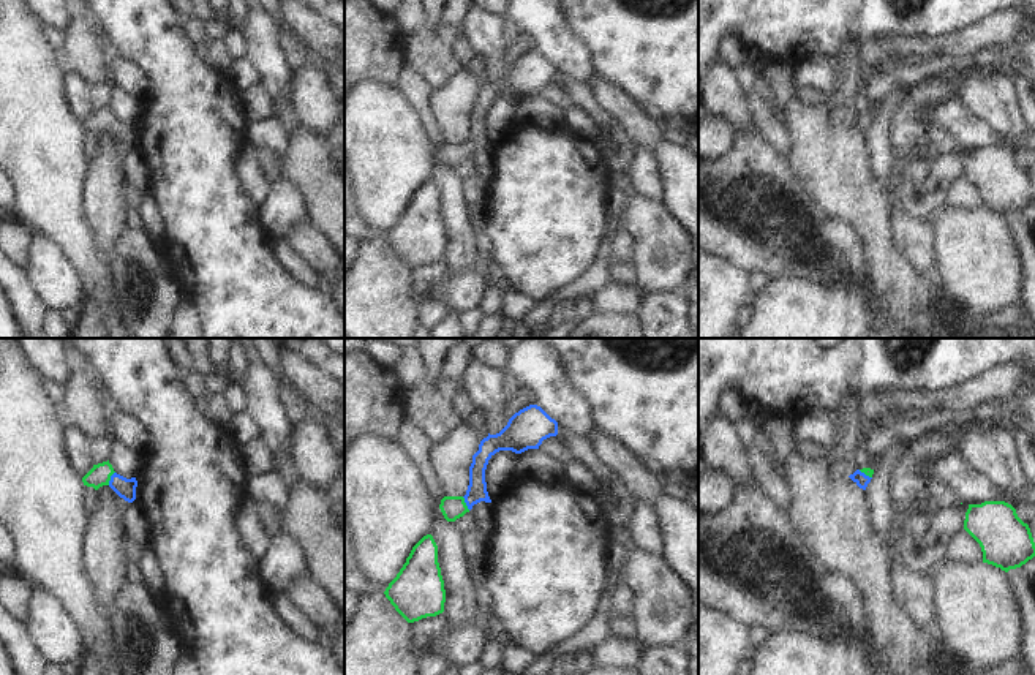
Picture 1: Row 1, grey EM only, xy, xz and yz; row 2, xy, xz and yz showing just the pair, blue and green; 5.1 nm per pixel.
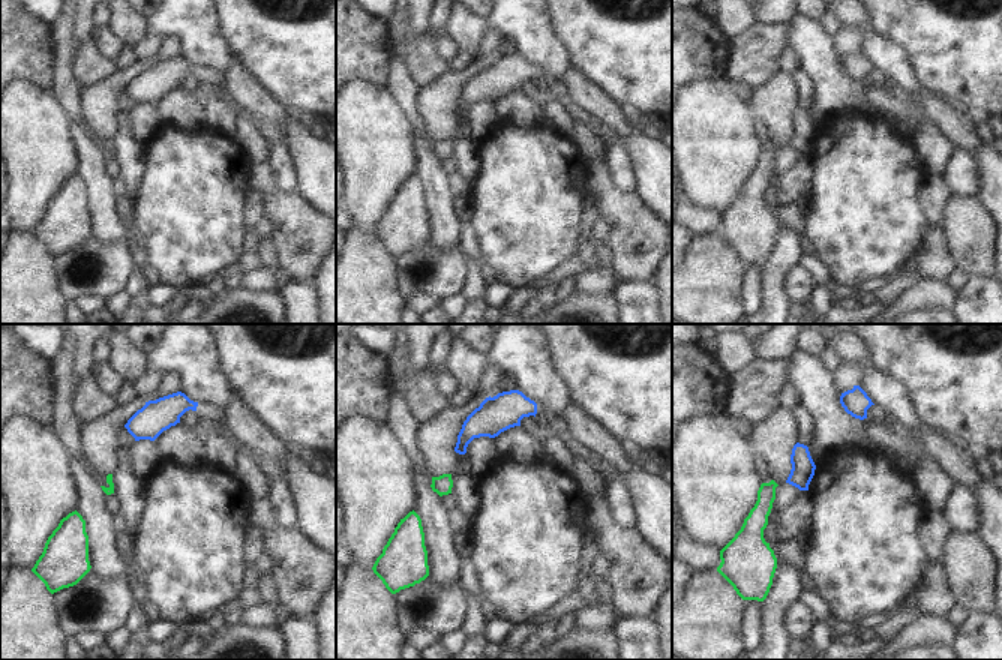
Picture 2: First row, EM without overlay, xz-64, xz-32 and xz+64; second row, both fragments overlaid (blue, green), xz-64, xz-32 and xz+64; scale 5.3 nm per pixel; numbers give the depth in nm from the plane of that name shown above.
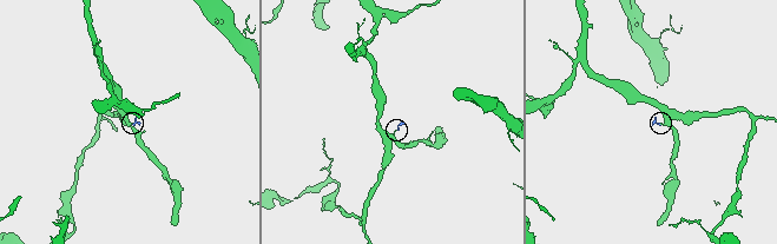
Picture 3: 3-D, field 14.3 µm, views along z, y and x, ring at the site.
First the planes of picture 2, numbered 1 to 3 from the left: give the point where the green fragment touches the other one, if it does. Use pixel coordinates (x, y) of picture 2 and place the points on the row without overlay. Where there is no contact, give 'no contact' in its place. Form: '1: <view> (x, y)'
1: no contact
2: no contact
3: no contact

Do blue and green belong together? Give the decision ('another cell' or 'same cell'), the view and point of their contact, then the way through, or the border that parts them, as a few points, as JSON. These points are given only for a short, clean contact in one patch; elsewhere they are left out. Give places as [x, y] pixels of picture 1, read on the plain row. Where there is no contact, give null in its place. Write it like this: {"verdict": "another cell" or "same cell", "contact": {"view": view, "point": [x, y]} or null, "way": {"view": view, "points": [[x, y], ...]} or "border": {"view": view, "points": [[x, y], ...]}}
{"verdict": "same cell", "contact": {"view": "xz", "point": [465, 147]}, "way": {"view": "xz", "points": [[476, 138], [465, 147], [452, 154]]}}

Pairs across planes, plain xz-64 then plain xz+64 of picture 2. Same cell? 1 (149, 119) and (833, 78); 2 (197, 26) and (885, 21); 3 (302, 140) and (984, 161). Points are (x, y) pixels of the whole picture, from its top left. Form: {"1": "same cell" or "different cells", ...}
{"1": "same cell", "2": "different cells", "3": "same cell"}

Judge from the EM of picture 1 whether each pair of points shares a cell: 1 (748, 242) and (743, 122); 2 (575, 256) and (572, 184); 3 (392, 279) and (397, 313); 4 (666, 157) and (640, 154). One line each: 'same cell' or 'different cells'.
1: different cells
2: same cell
3: same cell
4: different cells

